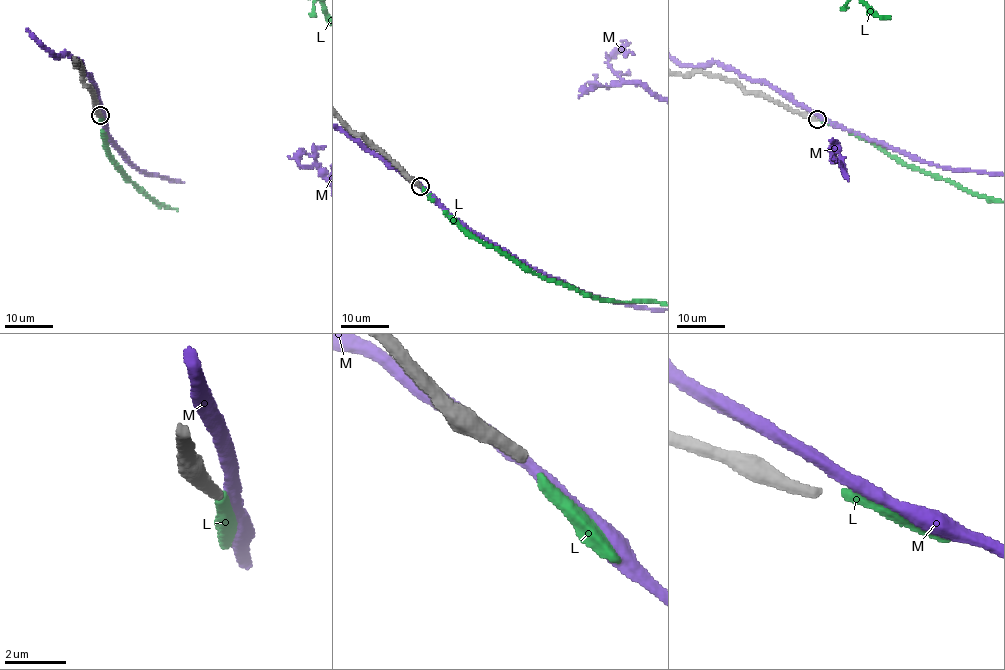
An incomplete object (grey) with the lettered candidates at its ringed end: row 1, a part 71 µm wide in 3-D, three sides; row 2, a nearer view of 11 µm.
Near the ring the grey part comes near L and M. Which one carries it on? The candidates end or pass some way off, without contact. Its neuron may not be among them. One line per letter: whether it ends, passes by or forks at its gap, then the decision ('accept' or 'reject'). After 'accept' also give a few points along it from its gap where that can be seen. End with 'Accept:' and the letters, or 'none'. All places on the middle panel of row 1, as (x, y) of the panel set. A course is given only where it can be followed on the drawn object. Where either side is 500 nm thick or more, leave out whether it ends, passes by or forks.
L: it ends there; accept
M: it passes by; reject
Accept: L

